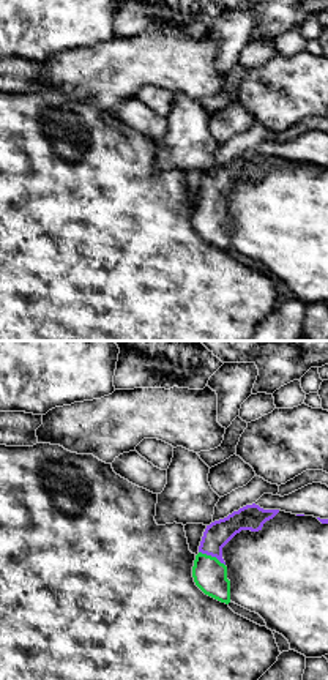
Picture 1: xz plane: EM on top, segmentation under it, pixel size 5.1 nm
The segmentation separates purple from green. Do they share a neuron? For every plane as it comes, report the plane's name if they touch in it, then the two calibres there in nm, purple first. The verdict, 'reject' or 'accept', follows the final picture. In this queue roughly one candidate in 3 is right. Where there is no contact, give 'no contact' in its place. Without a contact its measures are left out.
meets purple in xz; 140 nm thick on the purple side, 170 nm on the other

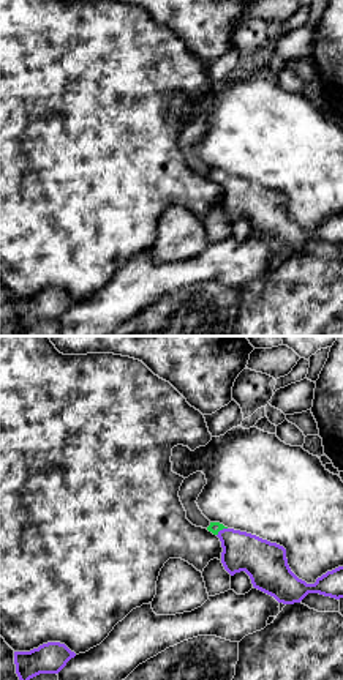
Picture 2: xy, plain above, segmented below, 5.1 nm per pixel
meets purple in xy; 200 nm thick on the purple side, 60 nm on the other

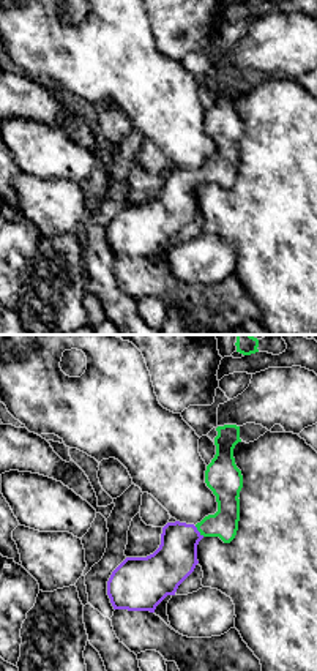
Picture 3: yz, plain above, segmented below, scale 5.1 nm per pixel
meets purple in yz; 220 nm thick on the purple side, 140 nm on the other

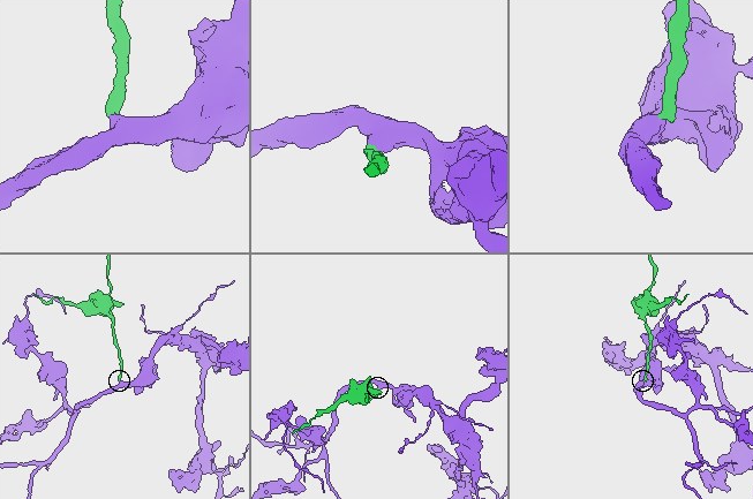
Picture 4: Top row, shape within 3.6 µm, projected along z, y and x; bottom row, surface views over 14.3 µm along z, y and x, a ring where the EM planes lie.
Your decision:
accept

